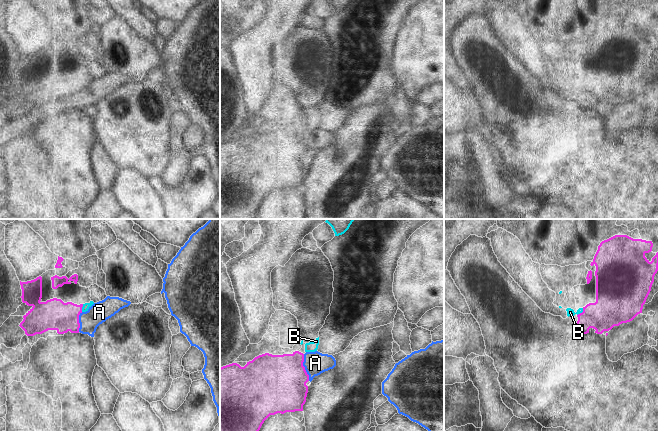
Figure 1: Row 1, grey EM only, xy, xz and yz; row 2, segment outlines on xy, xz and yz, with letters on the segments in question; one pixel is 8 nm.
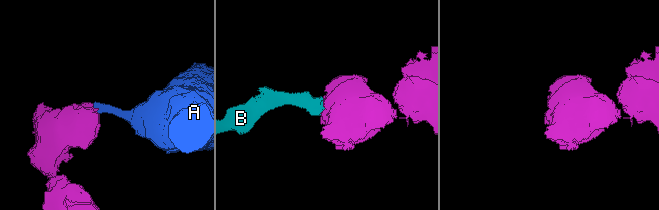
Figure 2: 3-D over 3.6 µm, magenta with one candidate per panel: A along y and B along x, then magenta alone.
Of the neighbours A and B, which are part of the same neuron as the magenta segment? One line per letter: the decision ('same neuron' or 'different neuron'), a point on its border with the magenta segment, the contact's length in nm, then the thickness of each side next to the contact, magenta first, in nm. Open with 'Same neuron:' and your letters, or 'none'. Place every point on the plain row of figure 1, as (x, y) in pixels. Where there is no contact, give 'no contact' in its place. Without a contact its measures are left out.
Same neuron: B
A: different neuron | xz (304, 143) | 220 nm | 440/190 nm
B: same neuron | yz (582, 88) | 80 nm | 280/60 nm

